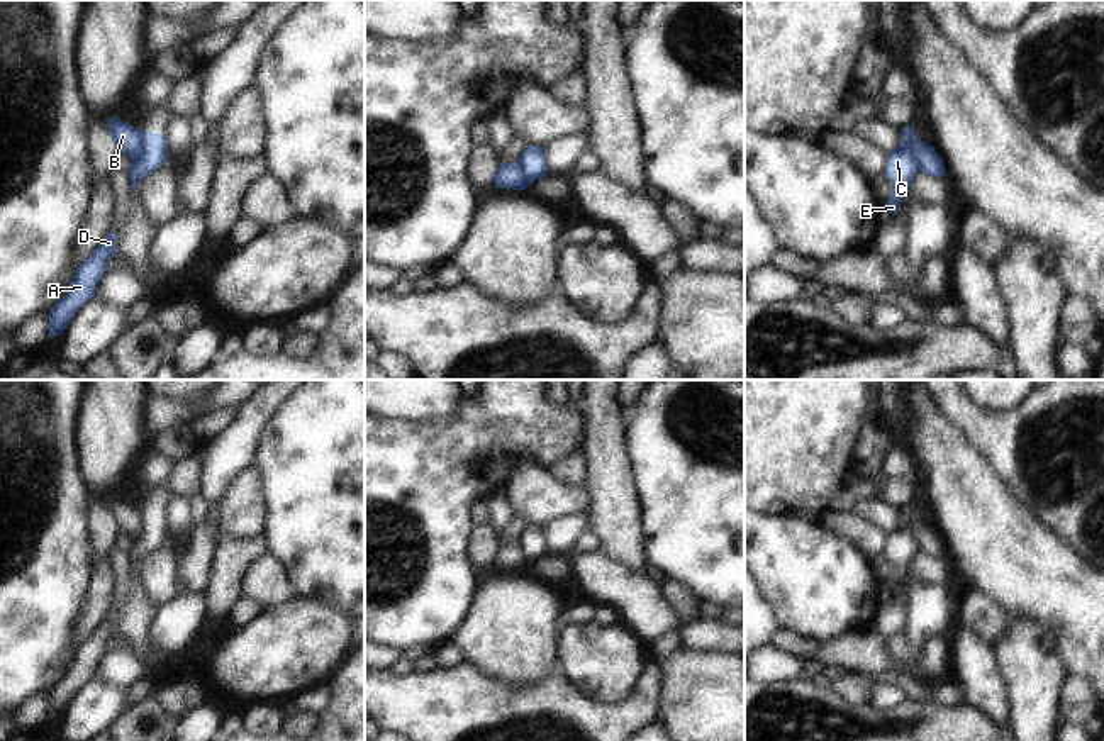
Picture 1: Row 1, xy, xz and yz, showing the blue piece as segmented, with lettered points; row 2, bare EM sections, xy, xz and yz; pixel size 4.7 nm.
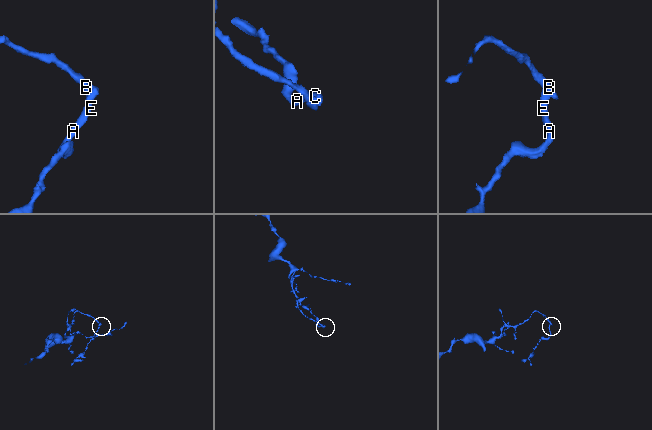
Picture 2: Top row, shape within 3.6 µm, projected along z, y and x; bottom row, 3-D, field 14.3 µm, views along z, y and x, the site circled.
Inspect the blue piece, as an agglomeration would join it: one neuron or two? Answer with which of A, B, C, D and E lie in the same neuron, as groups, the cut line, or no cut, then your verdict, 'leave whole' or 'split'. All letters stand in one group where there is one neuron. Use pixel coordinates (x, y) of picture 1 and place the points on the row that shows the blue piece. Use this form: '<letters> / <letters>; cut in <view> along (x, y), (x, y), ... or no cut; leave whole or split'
A C D E / B; cut in yz along (903, 138), (916, 139), (913, 153), (921, 170); split

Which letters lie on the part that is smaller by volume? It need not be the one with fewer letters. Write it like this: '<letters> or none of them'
A, C, D, E

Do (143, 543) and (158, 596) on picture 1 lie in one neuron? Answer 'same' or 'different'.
different

